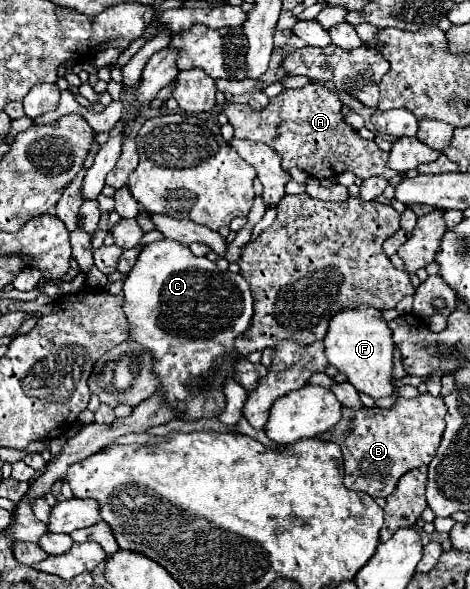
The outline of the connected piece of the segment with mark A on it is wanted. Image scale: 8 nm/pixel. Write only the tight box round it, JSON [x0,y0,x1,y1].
[222,82,397,180]

